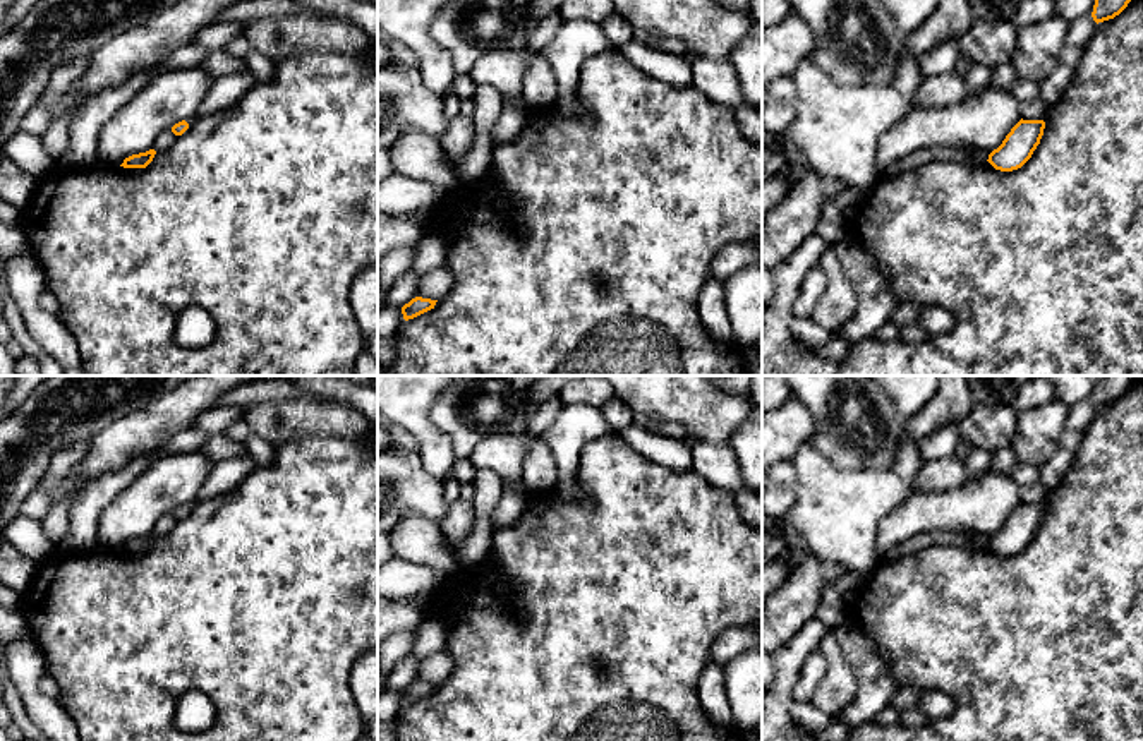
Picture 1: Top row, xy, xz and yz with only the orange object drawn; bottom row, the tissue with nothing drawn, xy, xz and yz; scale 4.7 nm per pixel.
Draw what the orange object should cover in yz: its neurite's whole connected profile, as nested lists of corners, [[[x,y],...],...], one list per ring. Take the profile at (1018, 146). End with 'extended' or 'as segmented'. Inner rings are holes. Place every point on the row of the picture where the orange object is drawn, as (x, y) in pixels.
[[[1019,120],[1002,144],[989,154],[989,163],[1001,172],[1021,168],[1033,154],[1043,136],[1043,120]]]; as segmented

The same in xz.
[[[422,297],[412,298],[408,304],[405,304],[402,307],[403,319],[405,321],[414,319],[414,317],[434,309],[436,302],[438,300],[422,298]]]; as segmented

